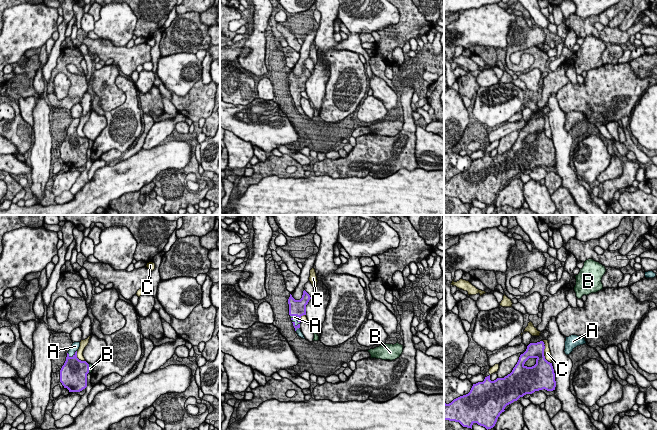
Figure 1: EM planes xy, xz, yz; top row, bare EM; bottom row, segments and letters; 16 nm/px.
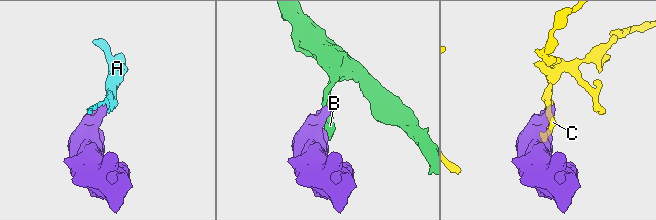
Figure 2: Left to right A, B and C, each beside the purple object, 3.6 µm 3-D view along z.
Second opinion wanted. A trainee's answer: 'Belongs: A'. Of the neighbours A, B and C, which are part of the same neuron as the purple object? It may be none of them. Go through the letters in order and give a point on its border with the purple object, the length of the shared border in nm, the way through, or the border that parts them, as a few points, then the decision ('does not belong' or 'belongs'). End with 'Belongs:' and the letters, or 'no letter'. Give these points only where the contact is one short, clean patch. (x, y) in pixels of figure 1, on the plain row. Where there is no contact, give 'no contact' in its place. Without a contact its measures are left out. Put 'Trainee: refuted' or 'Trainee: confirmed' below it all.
A: contact xy (73, 131); length 180 nm; way xy (74, 146), (73, 131), (75, 122); belongs
B: contact xy (88, 144); length 140 nm; border xy (88, 140), (89, 148); does not belong
C: contact yz (543, 128); length 420 nm; does not belong
Belongs: A
Trainee: confirmed

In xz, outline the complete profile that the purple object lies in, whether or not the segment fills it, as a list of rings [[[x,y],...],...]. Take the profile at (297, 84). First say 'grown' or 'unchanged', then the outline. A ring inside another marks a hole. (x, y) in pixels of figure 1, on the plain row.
grown; [[[305,66],[303,67],[303,71],[300,76],[295,76],[291,70],[288,75],[290,94],[292,96],[296,109],[303,115],[305,115],[305,113],[300,105],[300,100],[302,98],[301,93],[303,91],[306,91],[306,81],[310,75],[310,71]]]

